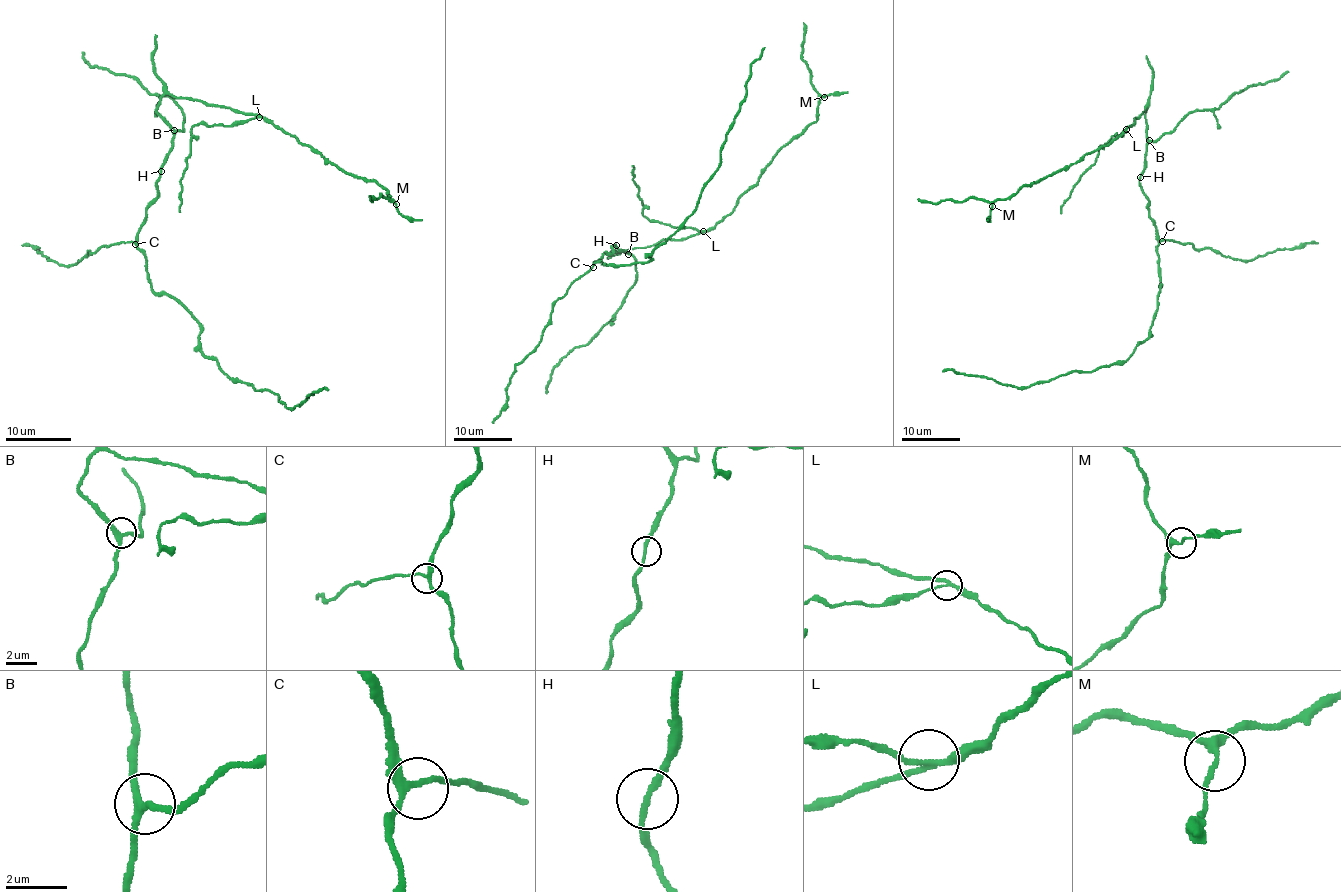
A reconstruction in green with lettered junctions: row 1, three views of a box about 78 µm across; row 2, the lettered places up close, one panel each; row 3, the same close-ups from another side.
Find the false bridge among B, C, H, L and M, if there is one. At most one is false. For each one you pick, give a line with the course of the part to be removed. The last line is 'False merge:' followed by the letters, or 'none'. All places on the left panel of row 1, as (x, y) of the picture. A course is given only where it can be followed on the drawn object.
L: foreign part runs (259, 117), (224, 125), (198, 123), (191, 128), (191, 154), (186, 159), (179, 183), (179, 212)
False merge: L

